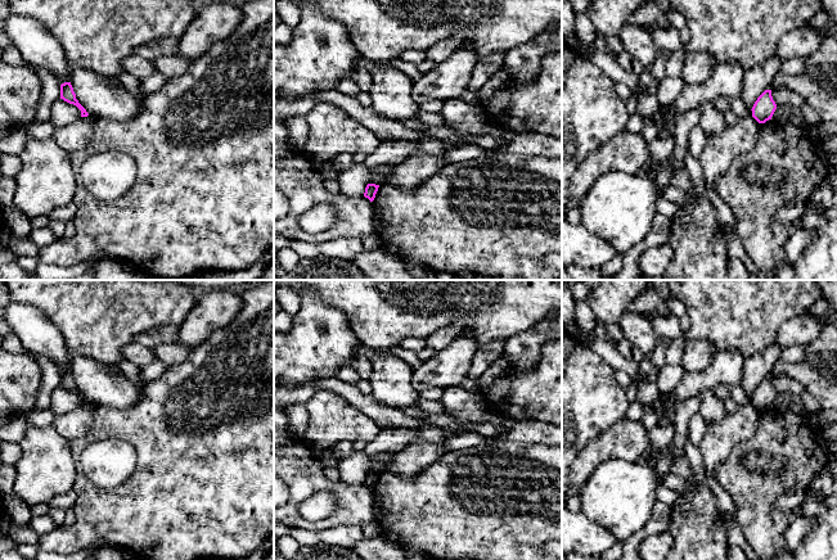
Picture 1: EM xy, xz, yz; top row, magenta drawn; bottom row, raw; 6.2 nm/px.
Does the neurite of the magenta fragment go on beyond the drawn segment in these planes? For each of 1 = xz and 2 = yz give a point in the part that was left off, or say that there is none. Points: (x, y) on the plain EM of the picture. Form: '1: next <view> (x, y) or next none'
1: next none
2: next none

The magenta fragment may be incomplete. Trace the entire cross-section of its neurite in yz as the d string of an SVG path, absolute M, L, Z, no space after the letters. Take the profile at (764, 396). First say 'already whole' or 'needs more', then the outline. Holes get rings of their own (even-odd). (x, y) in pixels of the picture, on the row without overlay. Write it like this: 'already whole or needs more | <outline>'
already whole | M765 378L755 389L752 394L752 405L759 411L765 411L766 408L771 407L774 399L777 397L777 392L773 388L771 378Z

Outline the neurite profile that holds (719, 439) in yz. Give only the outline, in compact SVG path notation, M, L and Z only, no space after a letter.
M747 403L738 406L734 414L726 414L723 420L707 425L698 444L707 473L714 474L738 443L755 435L760 416L761 411Z

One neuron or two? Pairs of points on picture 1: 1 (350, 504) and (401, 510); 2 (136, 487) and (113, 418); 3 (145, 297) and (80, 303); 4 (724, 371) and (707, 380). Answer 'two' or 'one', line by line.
1: two
2: one
3: one
4: one

